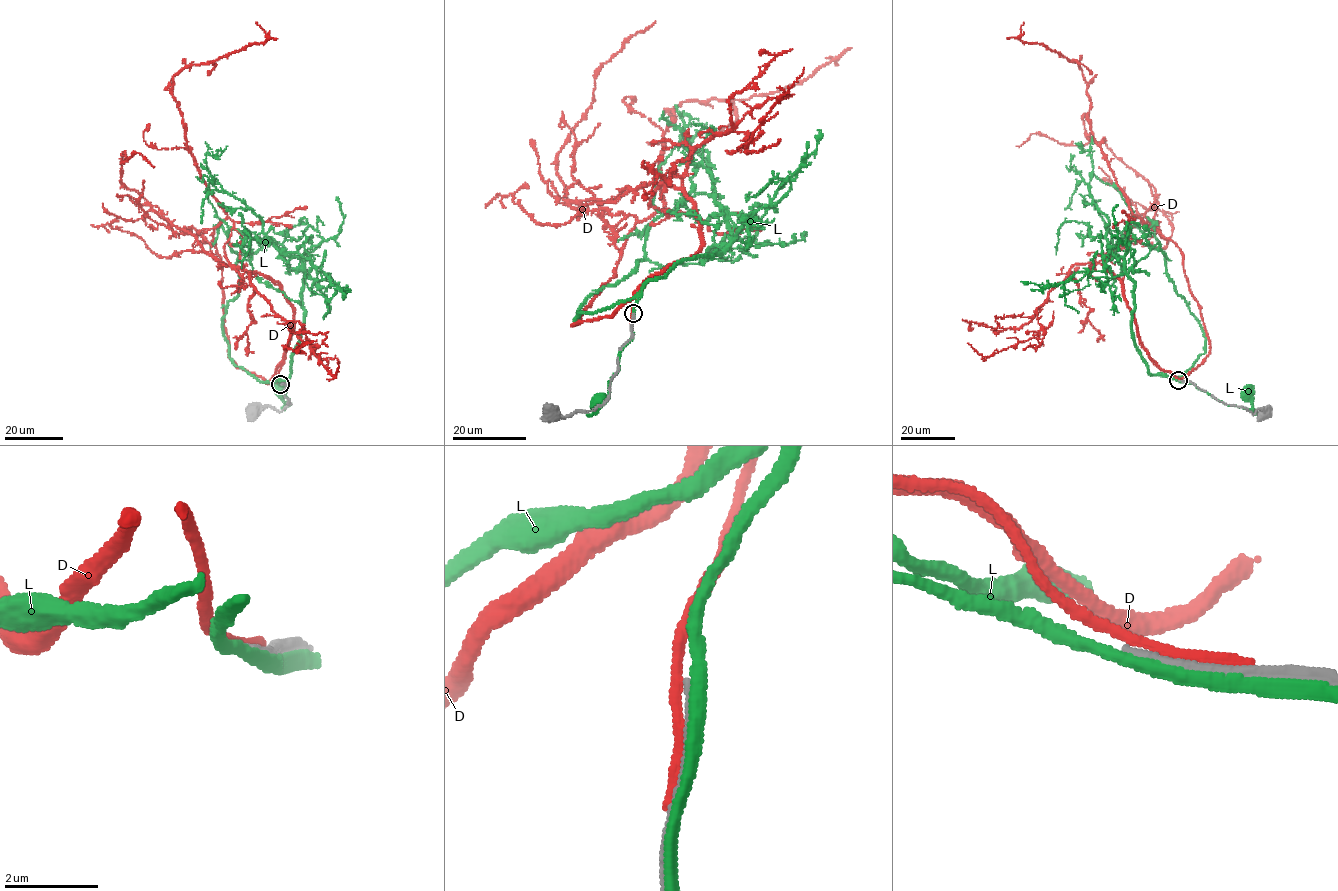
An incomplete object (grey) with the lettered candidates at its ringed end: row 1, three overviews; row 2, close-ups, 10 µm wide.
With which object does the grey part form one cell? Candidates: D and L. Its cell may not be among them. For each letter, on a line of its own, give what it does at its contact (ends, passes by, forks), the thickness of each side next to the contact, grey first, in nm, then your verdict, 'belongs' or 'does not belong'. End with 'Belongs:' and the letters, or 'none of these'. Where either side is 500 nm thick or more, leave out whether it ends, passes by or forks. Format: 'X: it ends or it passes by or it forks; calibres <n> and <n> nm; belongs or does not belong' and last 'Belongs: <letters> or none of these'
D: it passes by; calibres 260 and 200 nm; does not belong
L: it passes by; calibres 260 and 260 nm; does not belong
Belongs: none of these

